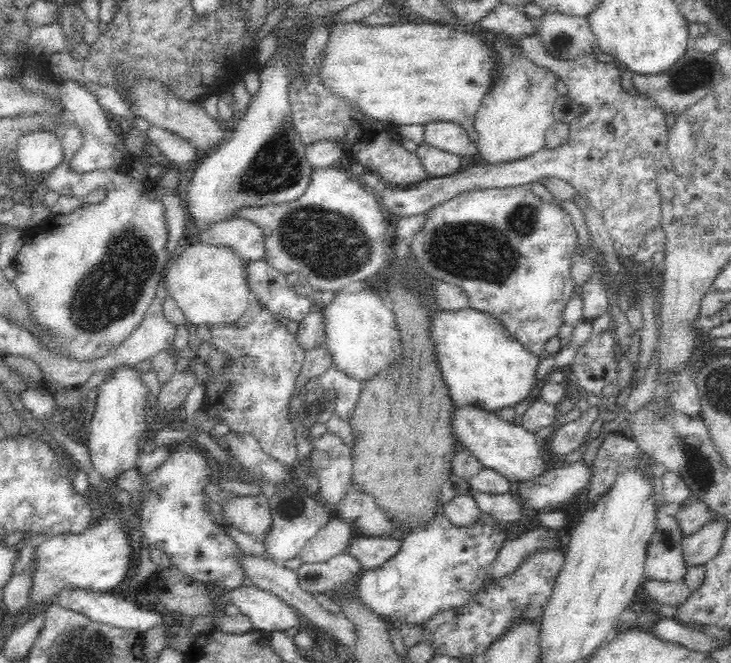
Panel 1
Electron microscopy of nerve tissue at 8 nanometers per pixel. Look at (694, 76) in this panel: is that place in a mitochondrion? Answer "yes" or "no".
yes

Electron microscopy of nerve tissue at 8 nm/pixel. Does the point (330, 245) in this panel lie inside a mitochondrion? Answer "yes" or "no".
yes

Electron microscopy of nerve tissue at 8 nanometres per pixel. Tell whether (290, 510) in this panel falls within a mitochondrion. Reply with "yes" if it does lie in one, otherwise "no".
yes

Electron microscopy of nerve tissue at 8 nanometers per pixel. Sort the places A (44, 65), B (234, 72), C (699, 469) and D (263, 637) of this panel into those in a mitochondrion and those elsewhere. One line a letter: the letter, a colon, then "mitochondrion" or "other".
A: other
B: other
C: mitochondrion
D: other

